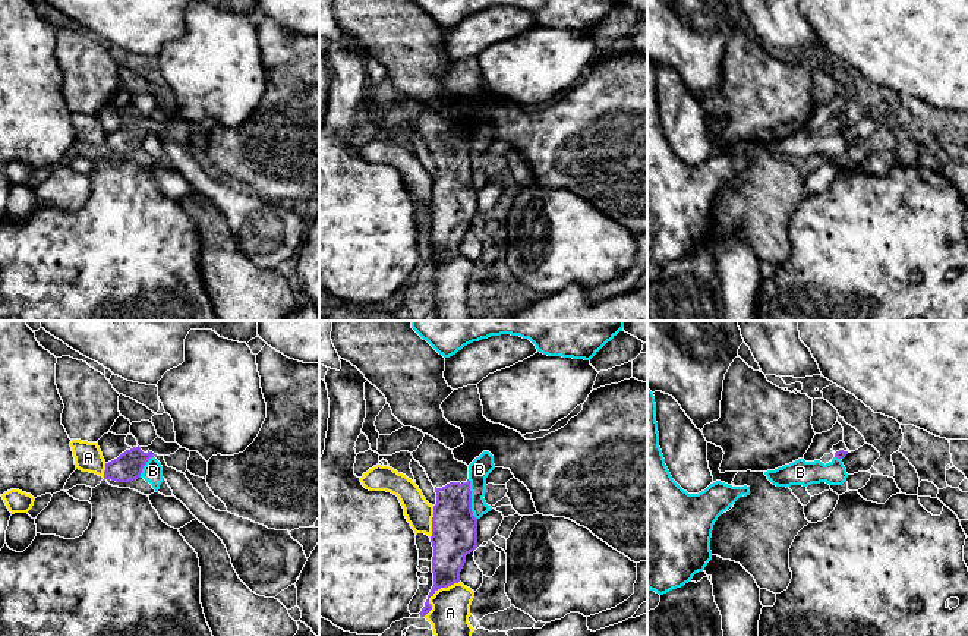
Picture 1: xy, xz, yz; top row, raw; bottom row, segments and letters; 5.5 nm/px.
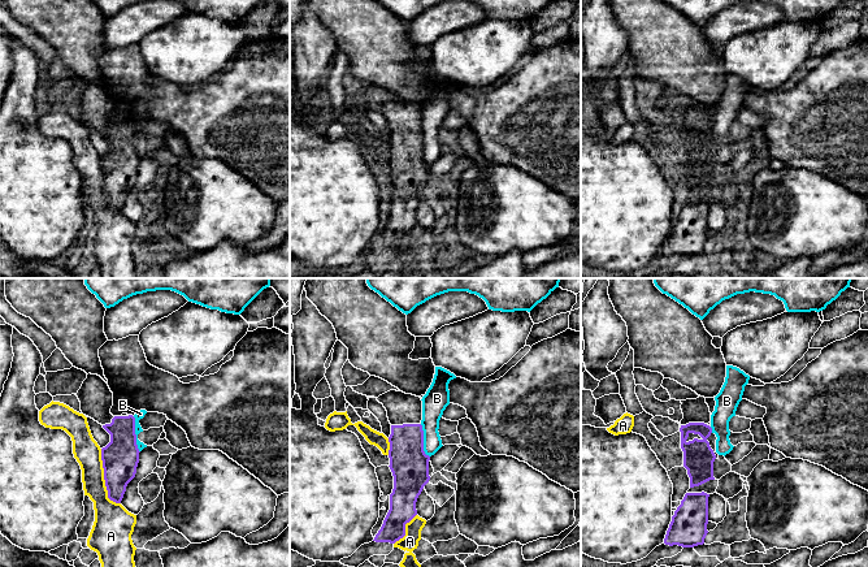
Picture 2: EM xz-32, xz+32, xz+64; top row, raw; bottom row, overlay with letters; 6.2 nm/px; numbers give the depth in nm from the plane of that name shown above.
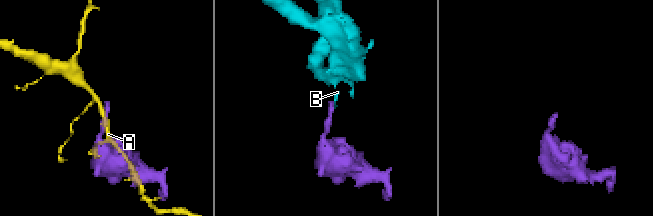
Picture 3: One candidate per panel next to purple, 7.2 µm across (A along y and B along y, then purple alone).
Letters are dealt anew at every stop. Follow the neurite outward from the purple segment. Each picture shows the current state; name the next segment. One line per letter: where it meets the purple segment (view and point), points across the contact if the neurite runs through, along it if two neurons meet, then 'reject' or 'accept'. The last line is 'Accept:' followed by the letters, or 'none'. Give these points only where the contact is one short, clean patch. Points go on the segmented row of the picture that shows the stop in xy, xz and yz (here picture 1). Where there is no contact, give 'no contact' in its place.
A: contact xz (434, 592); reject
B: contact xz (470, 500); border xz (467, 479), (472, 515), (476, 519); reject
Accept: none

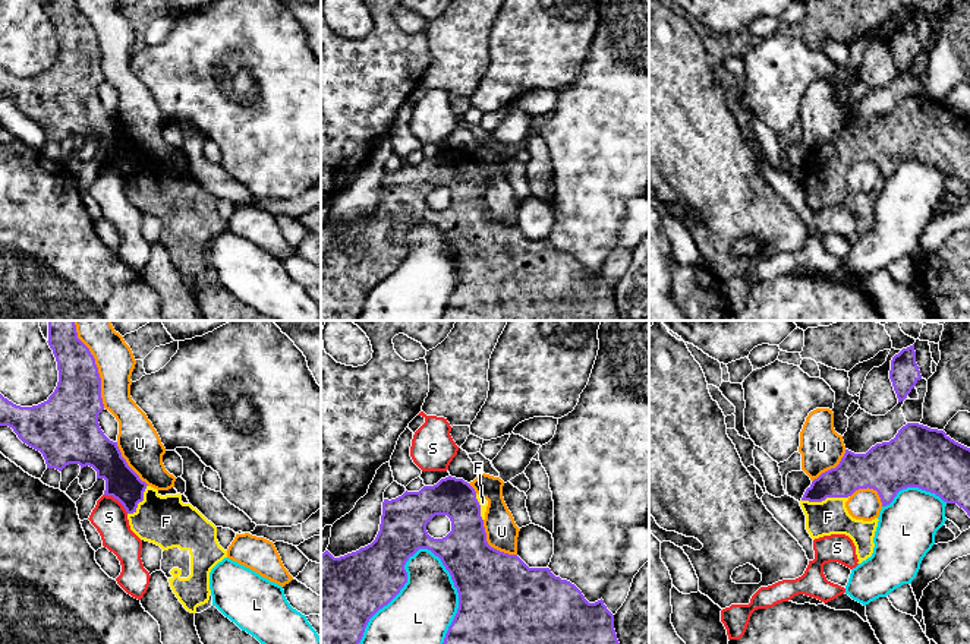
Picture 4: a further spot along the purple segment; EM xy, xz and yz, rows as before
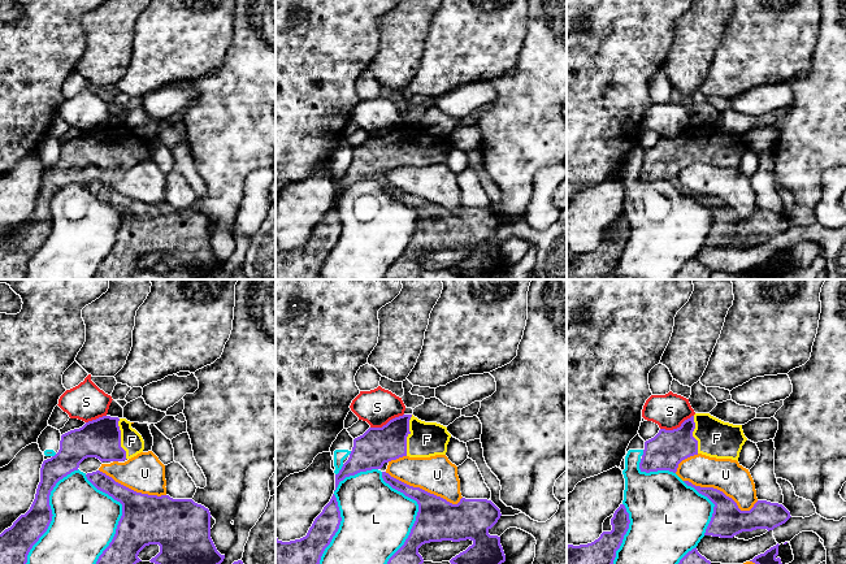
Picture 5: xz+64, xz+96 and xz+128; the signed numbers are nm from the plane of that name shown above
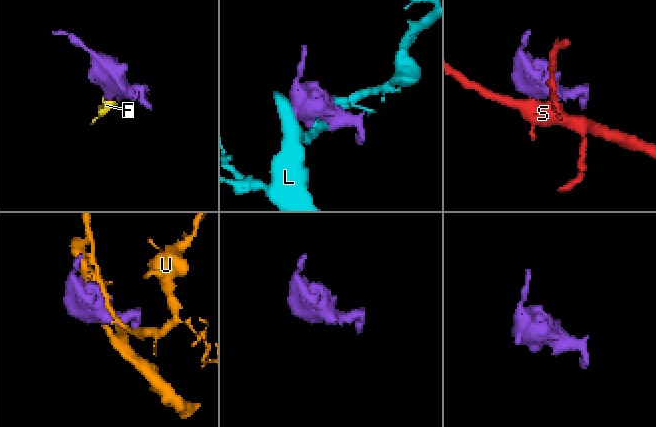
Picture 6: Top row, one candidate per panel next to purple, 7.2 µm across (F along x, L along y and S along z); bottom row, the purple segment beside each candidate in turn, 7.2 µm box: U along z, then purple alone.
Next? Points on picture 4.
F: contact yz (825, 498); accept
L: contact xz (403, 586); reject
S: contact xy (117, 499); reject
U: contact xy (95, 365); reject
Accept: F

